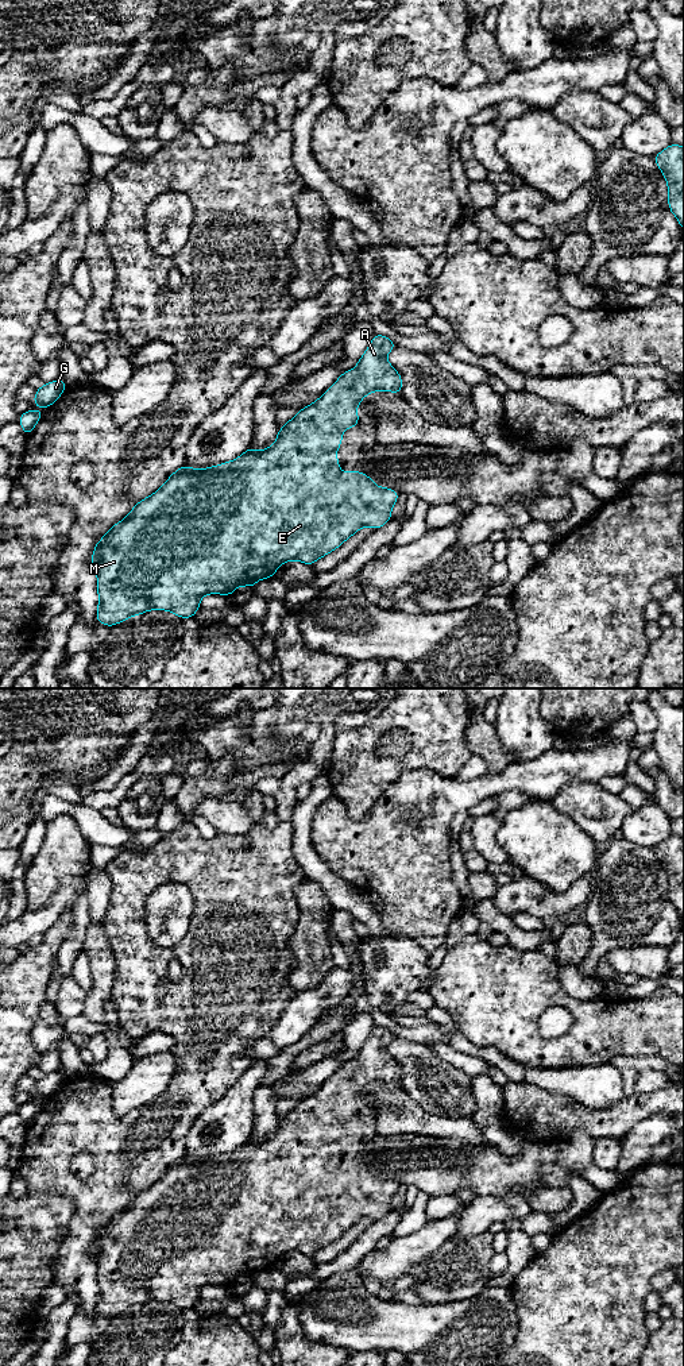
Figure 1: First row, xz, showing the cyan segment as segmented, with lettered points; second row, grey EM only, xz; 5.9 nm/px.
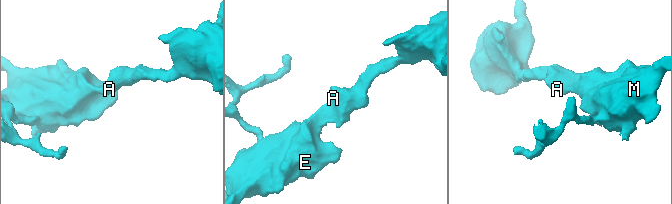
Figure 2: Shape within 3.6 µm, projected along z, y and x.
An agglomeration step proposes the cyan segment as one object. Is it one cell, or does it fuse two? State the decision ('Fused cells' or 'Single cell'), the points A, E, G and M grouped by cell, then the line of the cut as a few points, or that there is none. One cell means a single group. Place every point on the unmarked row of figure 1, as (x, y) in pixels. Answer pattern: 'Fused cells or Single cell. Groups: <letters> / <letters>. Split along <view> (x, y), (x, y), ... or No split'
Single cell. Groups: A E G M. No split

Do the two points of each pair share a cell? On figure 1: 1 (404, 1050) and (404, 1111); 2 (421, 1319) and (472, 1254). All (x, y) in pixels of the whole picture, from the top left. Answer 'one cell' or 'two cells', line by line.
1: two cells
2: two cells

